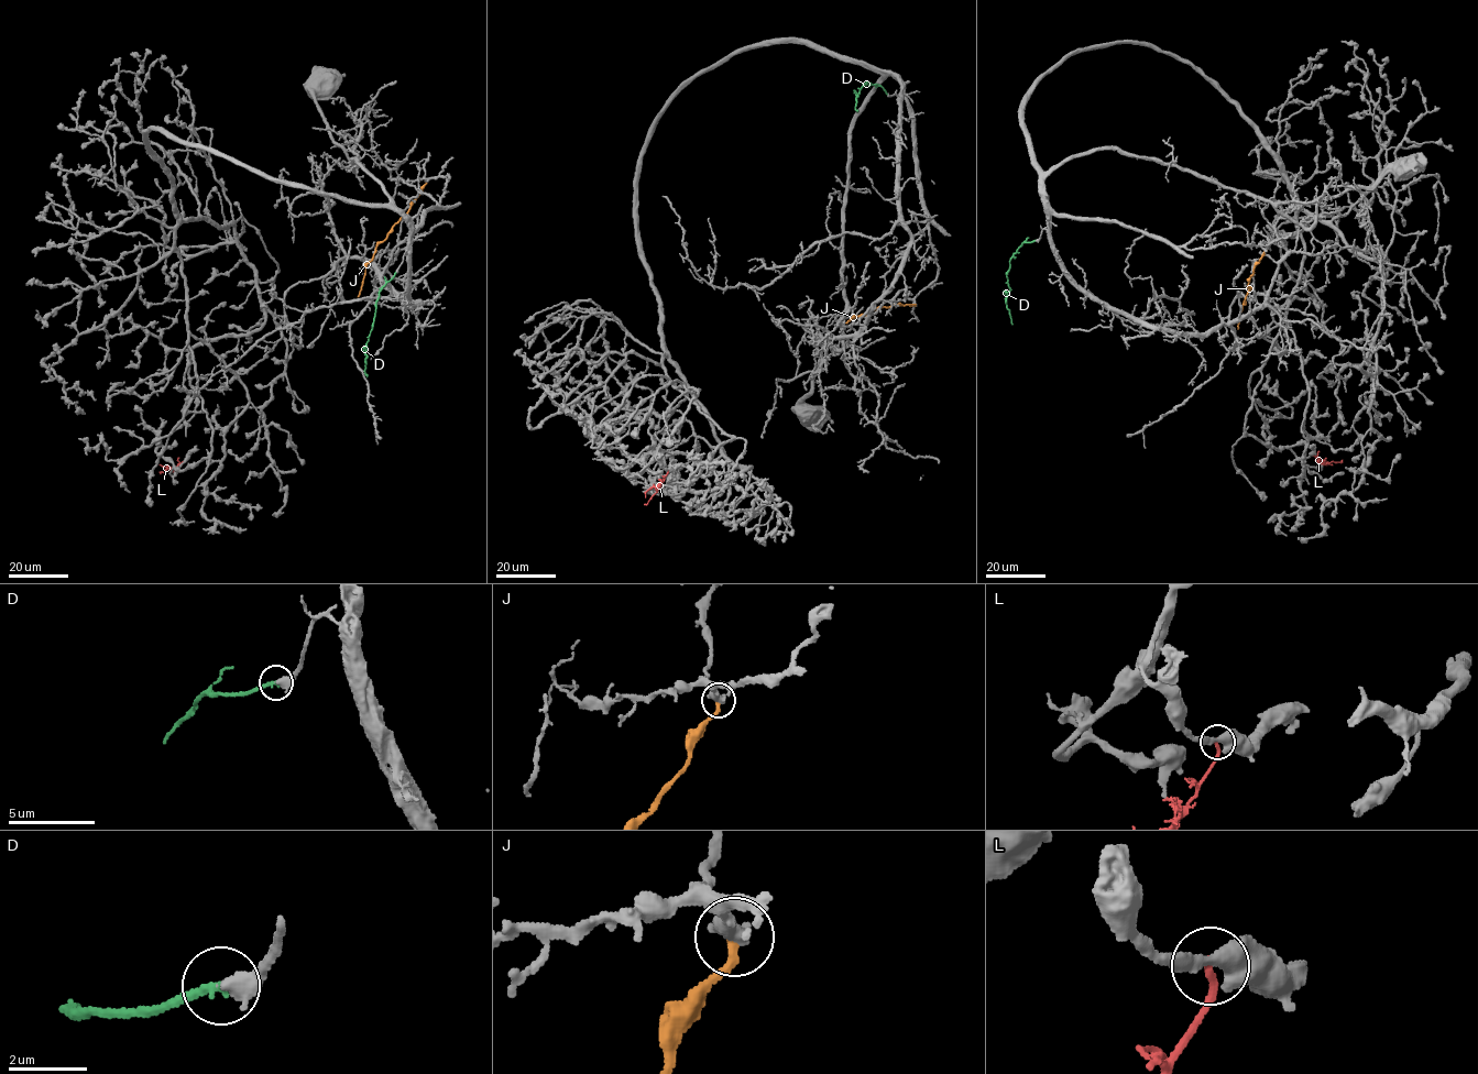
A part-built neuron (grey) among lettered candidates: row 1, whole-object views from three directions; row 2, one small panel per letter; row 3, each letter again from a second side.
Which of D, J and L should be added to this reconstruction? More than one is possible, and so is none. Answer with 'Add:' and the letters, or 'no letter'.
Add: D

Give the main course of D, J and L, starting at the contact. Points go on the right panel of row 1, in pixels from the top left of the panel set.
D: (1036, 240), (1022, 243), (1009, 261), (1007, 277), (1010, 289), (1006, 303), (1011, 325)
J: (1266, 251), (1247, 286), (1238, 328)
L: (1311, 455), (1326, 463), (1343, 460)

